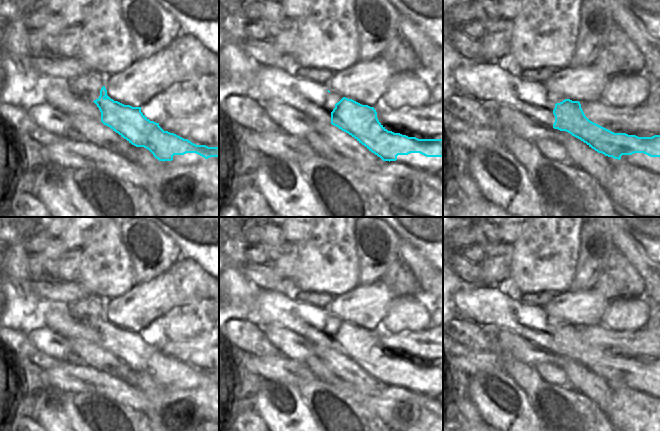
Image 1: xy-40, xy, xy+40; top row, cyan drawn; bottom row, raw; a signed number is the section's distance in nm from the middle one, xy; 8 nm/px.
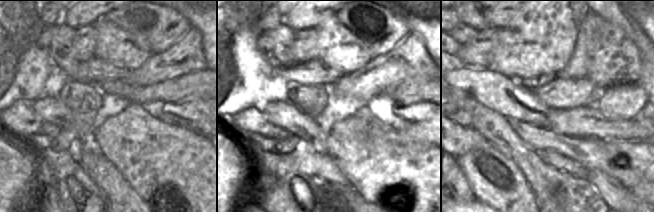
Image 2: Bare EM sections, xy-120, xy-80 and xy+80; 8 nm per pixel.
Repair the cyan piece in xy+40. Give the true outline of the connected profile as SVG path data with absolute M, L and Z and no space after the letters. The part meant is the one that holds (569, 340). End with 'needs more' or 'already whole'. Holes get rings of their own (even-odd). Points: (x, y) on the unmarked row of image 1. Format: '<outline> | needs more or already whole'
M464 287L453 296L459 317L472 321L484 329L495 327L508 329L532 343L536 343L554 353L566 355L580 363L589 371L614 383L621 383L622 379L644 377L650 381L660 381L660 359L652 361L638 361L626 357L614 357L592 345L584 338L579 325L560 323L550 325L543 307L526 305L522 301L512 299L502 293L497 287Z | needs more

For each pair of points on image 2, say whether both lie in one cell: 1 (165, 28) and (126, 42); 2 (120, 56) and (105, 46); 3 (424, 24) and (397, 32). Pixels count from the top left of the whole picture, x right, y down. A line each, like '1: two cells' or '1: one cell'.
1: two cells
2: one cell
3: two cells

